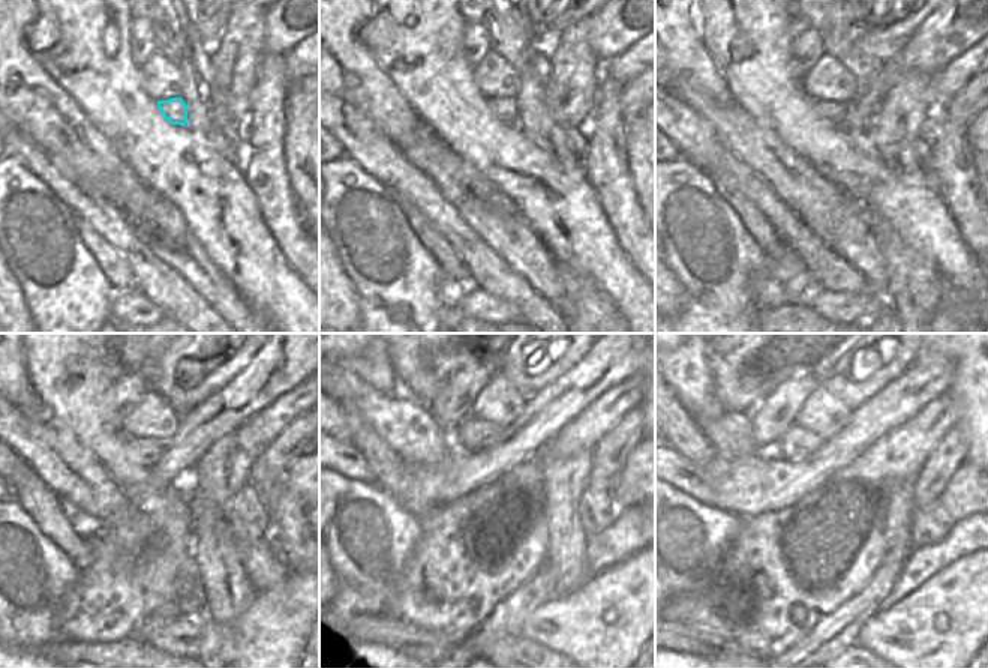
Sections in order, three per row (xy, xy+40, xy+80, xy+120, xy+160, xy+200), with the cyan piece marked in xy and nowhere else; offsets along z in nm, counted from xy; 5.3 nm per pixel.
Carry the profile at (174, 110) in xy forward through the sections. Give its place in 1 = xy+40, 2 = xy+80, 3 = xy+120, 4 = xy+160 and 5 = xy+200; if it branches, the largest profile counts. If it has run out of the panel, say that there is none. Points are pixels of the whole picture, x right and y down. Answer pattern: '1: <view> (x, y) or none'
1: xy+40 (505, 108)
2: xy+80 (835, 113)
3: xy+120 (146, 451)
4: xy+160 (473, 436)
5: xy+200 (796, 443)

